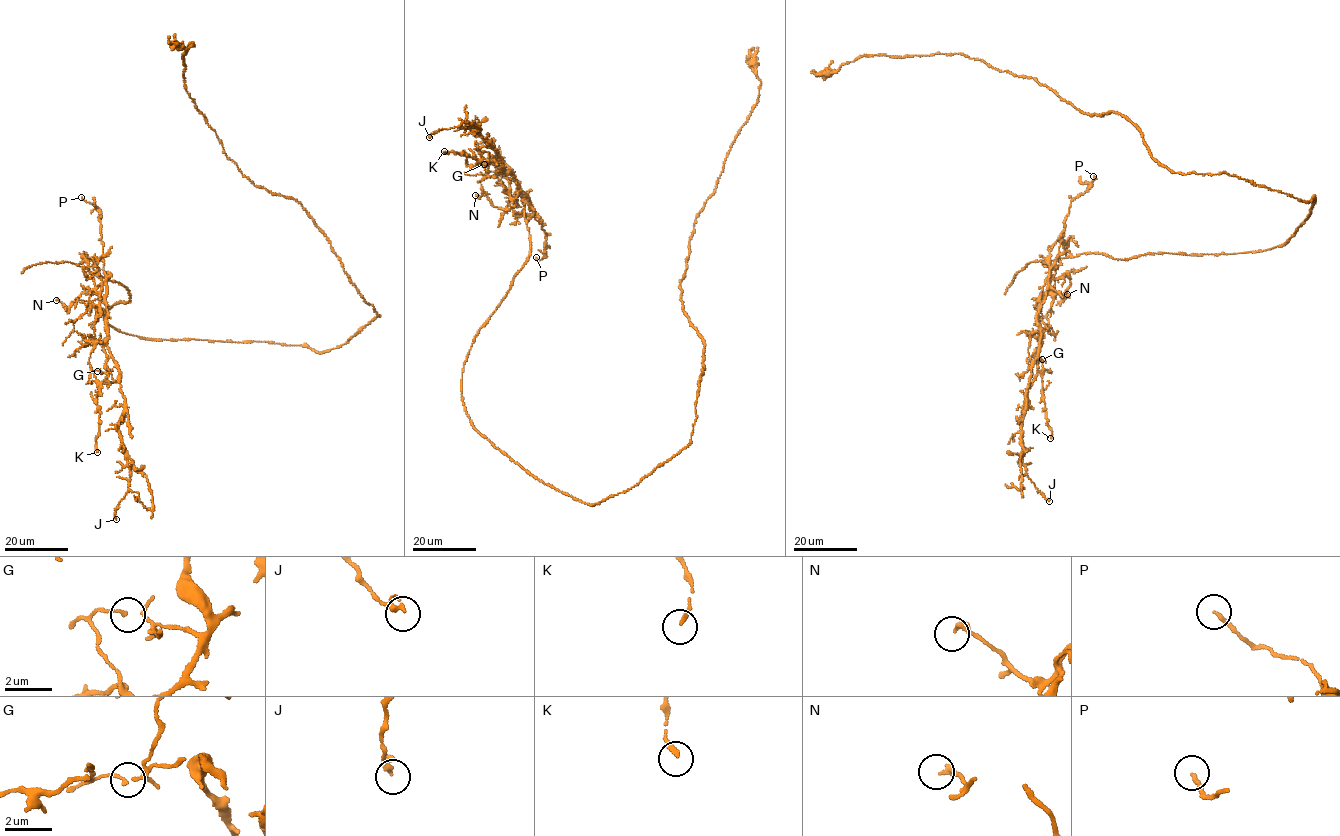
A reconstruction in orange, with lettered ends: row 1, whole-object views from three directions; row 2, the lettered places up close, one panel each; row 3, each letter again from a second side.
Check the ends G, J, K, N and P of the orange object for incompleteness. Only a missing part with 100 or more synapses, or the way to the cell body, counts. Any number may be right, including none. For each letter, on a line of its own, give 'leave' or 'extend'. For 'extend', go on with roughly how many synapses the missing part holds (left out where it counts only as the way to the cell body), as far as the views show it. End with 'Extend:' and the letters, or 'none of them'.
G: leave
J: leave
K: leave
N: leave
P: leave
Extend: none of them

